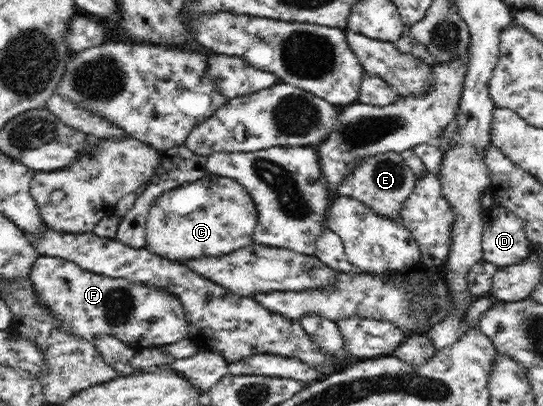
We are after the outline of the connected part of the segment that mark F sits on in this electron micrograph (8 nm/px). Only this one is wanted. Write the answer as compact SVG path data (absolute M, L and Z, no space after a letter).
M38 255L33 261L28 275L35 285L35 290L39 291L41 299L45 299L49 303L49 307L60 314L60 318L64 320L66 325L66 330L70 330L82 338L92 340L101 334L111 334L124 340L137 352L145 348L158 349L159 346L178 343L192 336L191 324L183 301L177 294L167 291L159 285L148 285L125 277L105 276L81 268L78 264L68 260L43 255Z

